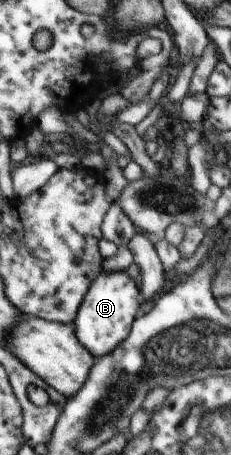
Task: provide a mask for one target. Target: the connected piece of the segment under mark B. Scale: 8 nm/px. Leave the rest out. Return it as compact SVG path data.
M122 270L107 275L99 274L90 290L86 291L72 326L78 342L90 352L95 361L112 354L130 335L135 312L139 308L139 292L135 286L134 280Z

